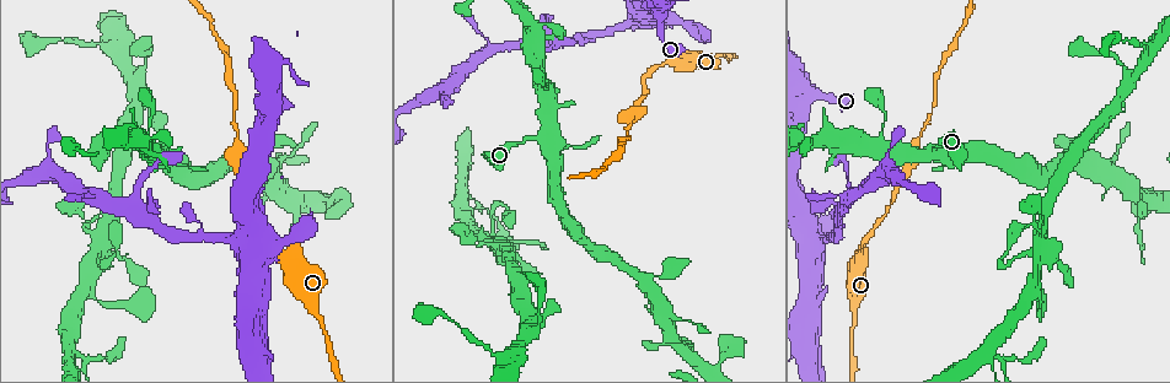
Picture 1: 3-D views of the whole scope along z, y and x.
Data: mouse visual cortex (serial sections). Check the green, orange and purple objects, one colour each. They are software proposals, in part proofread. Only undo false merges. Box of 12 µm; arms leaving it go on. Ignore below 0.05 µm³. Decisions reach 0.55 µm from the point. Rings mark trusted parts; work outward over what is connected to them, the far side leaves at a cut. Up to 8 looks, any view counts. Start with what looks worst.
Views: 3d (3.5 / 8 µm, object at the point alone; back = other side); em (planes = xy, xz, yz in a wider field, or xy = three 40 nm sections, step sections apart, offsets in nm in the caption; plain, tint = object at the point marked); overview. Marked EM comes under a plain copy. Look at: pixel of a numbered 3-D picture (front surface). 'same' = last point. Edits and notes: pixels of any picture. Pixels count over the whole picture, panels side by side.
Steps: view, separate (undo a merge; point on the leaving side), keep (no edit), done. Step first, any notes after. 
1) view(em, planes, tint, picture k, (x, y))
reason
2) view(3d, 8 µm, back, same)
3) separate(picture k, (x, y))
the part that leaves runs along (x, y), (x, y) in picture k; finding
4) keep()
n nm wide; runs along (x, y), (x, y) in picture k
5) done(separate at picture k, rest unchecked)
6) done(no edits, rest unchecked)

view(3d, 3.5 µm, picture 1, (200, 235))
branch point

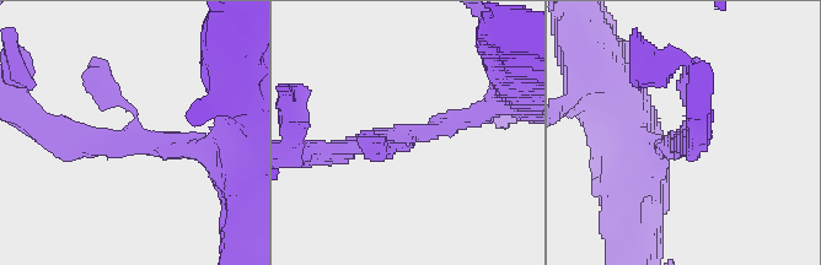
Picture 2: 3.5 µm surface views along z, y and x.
view(em, planes, tint, picture 2, (417, 131))

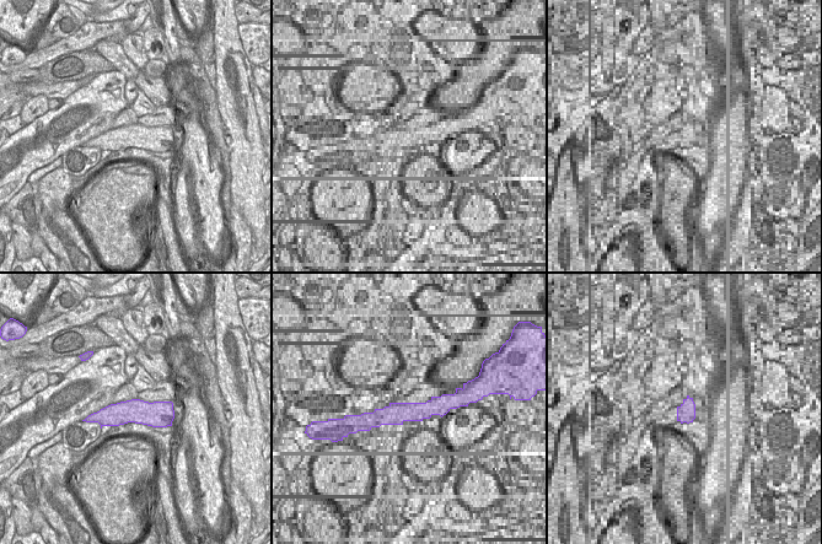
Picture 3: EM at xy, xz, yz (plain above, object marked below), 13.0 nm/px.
keep()
320 nm wide; runs along (493, 107), (433, 131), (334, 151) in picture 2; one cell here

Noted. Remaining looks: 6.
view(3d, 3.5 µm, picture 1, (837, 211))
four or more arms meet

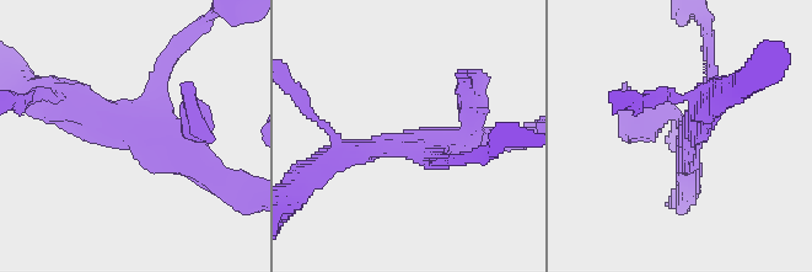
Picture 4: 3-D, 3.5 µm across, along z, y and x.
view(em, xy, step 2, tint, picture 4, (152, 129))
now the EM

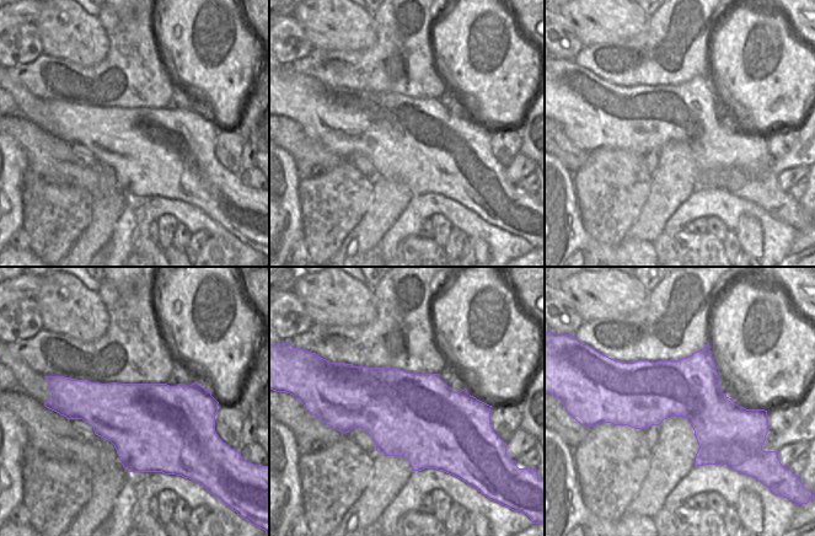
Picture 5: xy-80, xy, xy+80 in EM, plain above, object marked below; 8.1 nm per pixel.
keep()
arms of 150, 200, 300, 350 nm; runs along (220, 182), (152, 129), (73, 115) in picture 4; one cell here

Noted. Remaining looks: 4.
view(3d, 3.5 µm, picture 1, (545, 137))

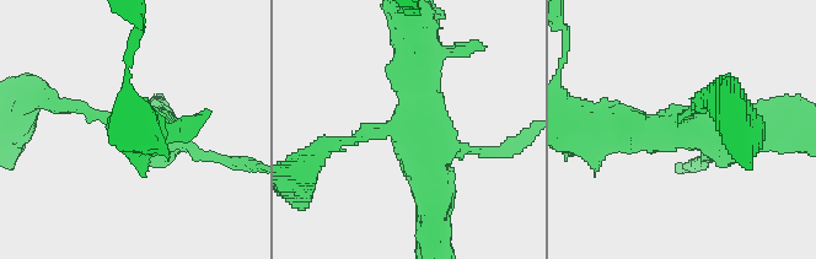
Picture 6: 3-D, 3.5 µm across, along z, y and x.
view(em, xy, step 1, tint, picture 6, (687, 125))
shape alone is not enough

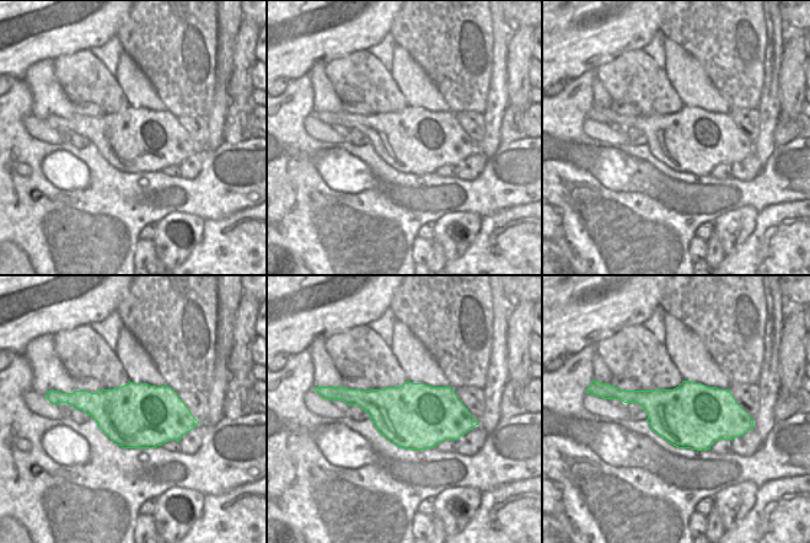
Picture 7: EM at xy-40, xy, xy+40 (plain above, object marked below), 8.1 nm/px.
view(em, xy, step 2, tint, same)
another direction

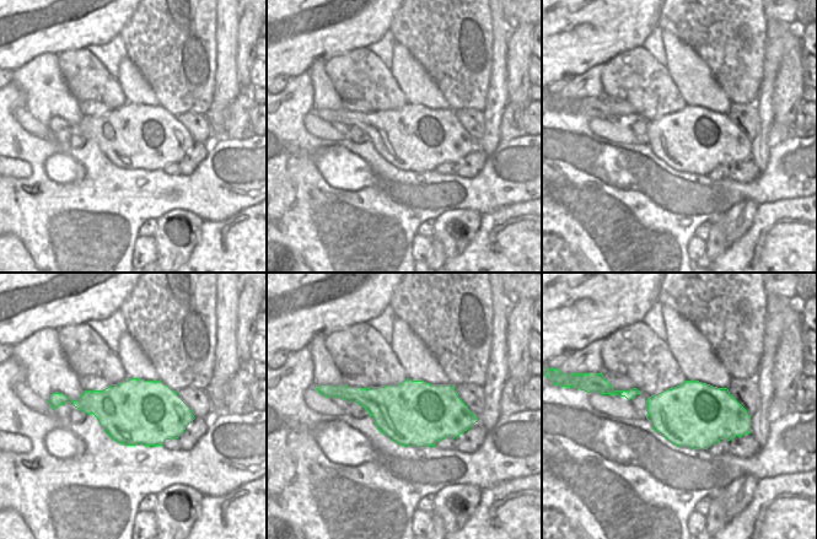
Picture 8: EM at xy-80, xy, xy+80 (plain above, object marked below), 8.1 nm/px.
keep()
4 arms; runs along (333, 144), (401, 128), (431, 204) in picture 6; all the same cell

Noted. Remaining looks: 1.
done(no edits, rest unchecked)

